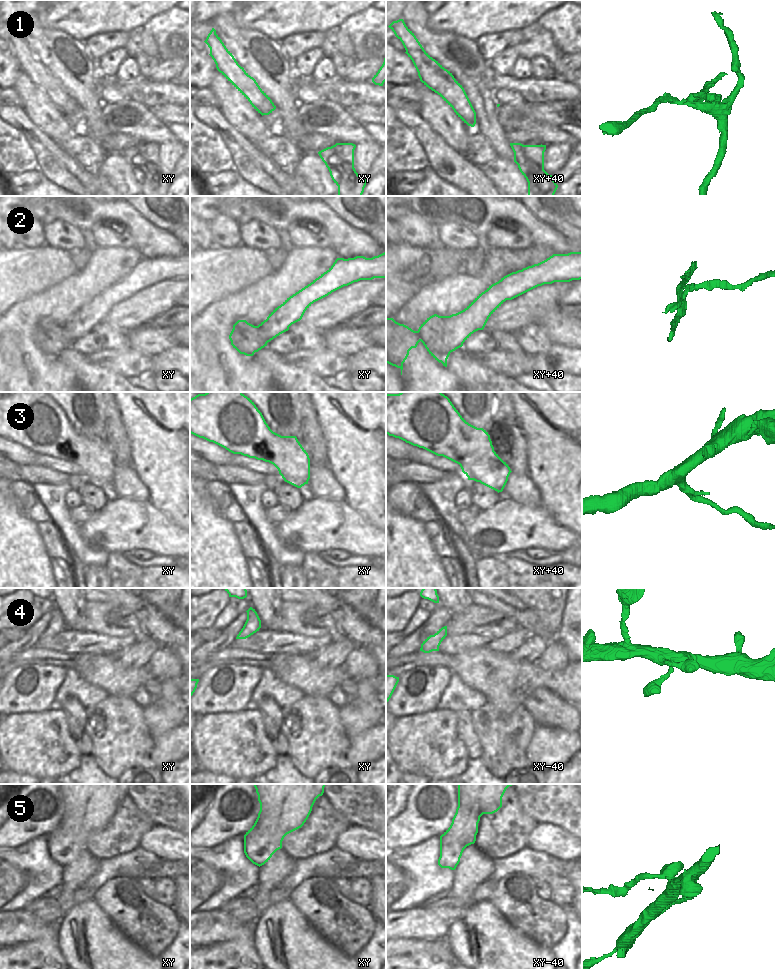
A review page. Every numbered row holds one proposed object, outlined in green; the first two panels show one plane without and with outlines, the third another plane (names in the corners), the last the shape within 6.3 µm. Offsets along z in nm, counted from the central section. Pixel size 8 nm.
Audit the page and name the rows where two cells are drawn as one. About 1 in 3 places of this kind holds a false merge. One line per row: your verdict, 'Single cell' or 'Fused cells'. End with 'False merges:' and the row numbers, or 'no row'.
1: Fused cells
2: Fused cells
3: Fused cells
4: Single cell
5: Fused cells
False merges: 1, 2, 3, 5

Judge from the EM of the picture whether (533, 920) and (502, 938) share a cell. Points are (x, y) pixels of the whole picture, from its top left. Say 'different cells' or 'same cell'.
different cells

